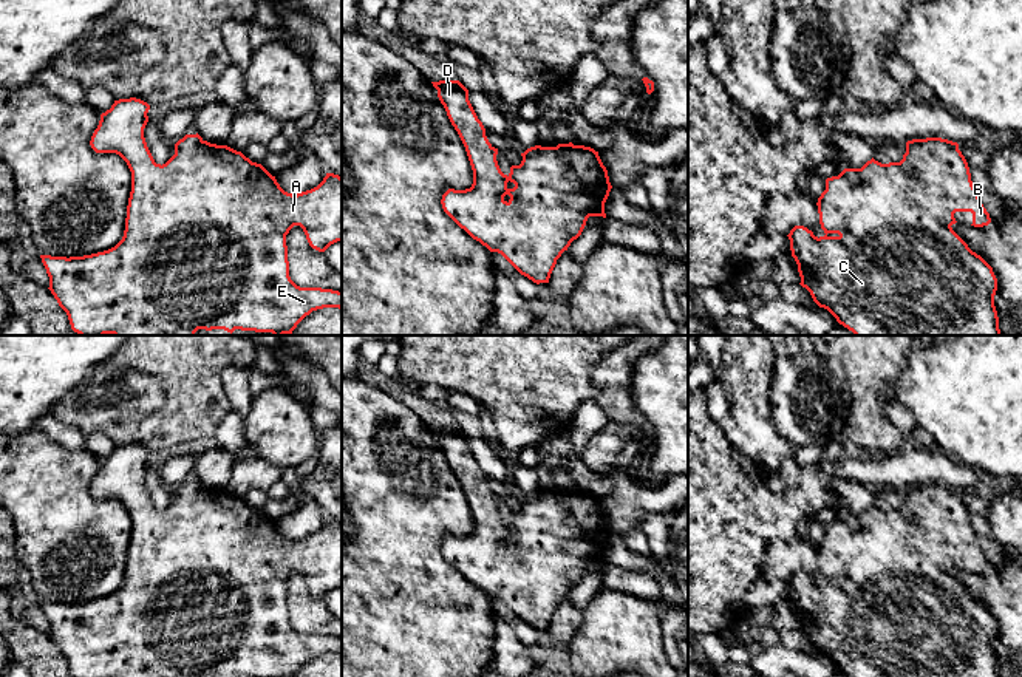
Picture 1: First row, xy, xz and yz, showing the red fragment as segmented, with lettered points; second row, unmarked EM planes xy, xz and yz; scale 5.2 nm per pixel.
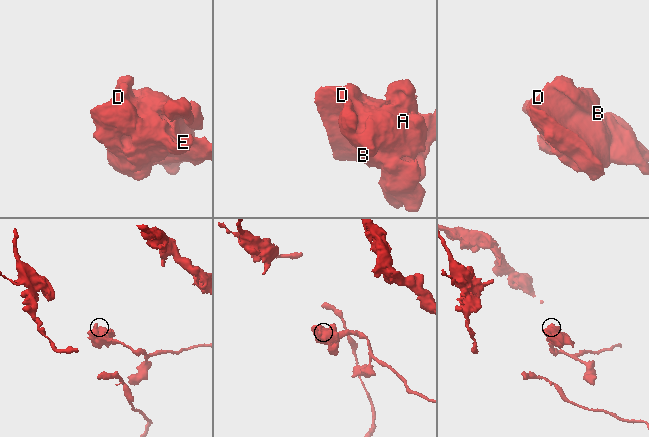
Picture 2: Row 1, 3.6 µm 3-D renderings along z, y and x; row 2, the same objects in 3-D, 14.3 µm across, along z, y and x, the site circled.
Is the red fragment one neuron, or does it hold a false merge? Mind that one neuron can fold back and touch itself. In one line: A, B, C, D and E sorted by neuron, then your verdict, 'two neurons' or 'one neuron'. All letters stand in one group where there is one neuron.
A B C D E | one neuron

